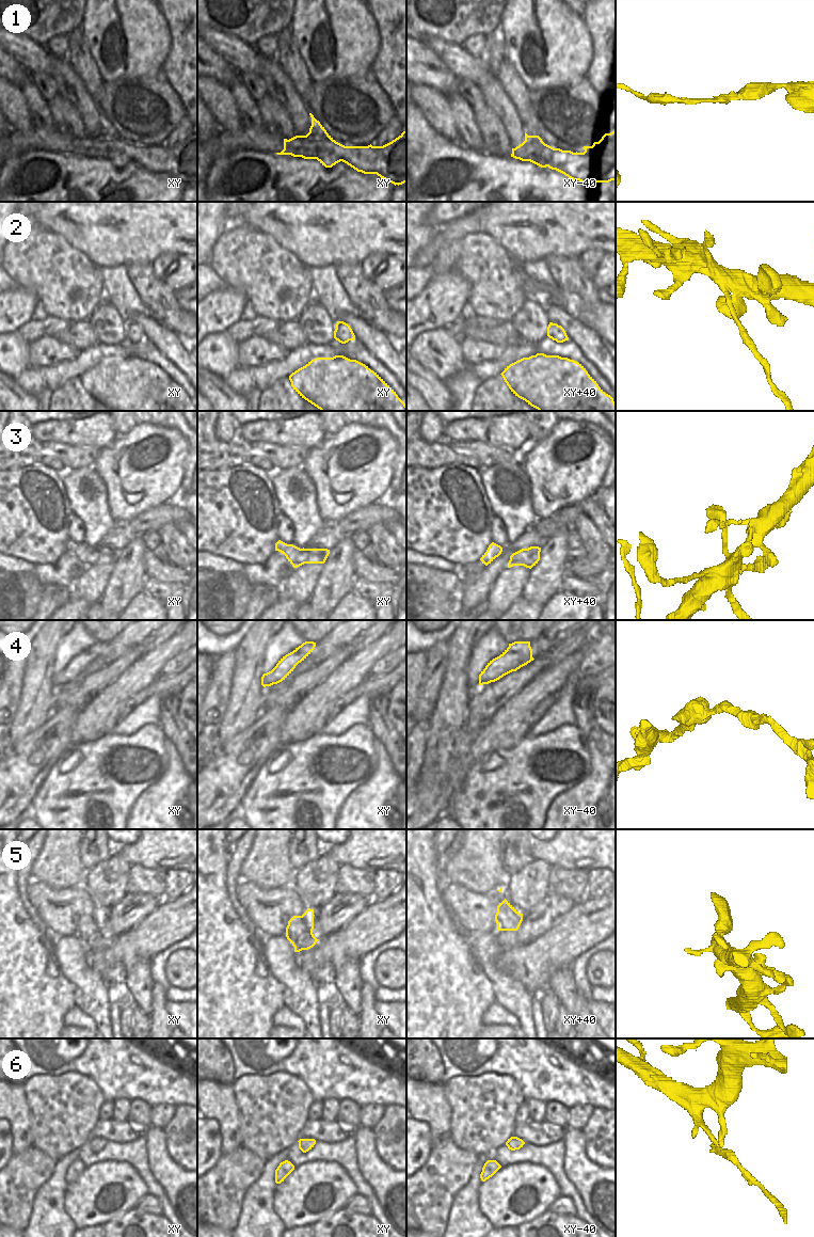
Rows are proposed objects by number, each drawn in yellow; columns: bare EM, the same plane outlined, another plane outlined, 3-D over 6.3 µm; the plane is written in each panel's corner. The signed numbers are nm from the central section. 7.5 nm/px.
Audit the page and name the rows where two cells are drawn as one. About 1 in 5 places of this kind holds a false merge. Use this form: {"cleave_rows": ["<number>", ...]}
{"cleave_rows": ["2", "6"]}

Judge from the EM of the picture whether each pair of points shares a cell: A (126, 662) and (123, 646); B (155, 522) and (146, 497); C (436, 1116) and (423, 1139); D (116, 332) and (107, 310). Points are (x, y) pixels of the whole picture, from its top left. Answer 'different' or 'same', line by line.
A: different
B: different
C: different
D: same

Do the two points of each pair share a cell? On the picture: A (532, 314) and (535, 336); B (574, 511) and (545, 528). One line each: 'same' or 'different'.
A: same
B: same

